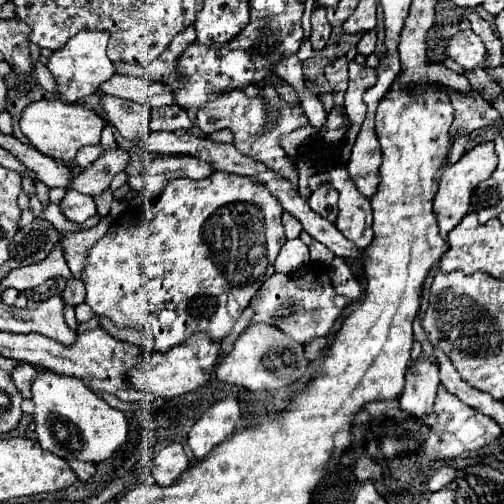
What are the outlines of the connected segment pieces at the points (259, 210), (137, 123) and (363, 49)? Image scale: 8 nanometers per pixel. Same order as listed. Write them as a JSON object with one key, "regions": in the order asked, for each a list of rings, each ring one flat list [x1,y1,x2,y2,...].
{"regions":[[[216,171,216,173,218,173,218,179,210,177,210,179,198,179,198,181,194,181,194,179,170,181,166,185,166,189,162,191,162,195,158,197,158,201,146,201,142,205,134,205,134,207,148,207,148,219,140,215,140,209,126,209,122,215,118,215,114,219,108,233,96,245,92,245,92,249,88,251,84,279,82,279,84,287,86,287,86,303,94,309,96,315,108,317,120,329,146,329,146,331,150,331,154,337,154,351,156,353,166,353,170,347,184,343,186,339,190,339,196,333,206,333,206,335,210,335,212,341,220,343,232,331,236,319,248,307,250,299,258,293,262,283,274,273,274,261,278,257,280,247,286,241,284,227,280,221,280,215,284,209,278,203,278,199,266,189,264,183,254,181,250,177,244,177,244,175,232,175,232,173,222,173,222,171]],[[100,95,100,105,106,115,110,115,110,123,126,137,138,139,150,133,150,107,140,105,136,101,126,101,112,95]],[[366,31,356,45,358,53,362,53,362,55,370,55,374,51,374,47,376,47,376,31]]]}

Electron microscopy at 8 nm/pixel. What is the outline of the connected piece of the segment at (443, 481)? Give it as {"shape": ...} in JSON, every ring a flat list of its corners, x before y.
{"shape":[[442,465,440,469,436,469,436,471,428,477,426,489,428,489,428,491,438,491,438,489,442,489,444,485,448,485,448,483,454,479,454,473,456,473,454,467]]}

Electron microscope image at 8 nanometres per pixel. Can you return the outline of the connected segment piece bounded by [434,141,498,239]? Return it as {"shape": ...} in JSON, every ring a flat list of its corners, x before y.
{"shape":[[482,141,482,143,474,145,470,151,466,151,456,163,446,165,442,169,438,193,434,197,434,213,436,213,438,227,440,227,440,233,442,233,444,239,446,239,446,233,452,231,460,223,460,219,468,213,472,191,476,189,478,183,482,183,482,181,486,181,486,177,490,177,490,173,496,169,496,163,498,163,498,157,496,157,496,151,494,151,494,143]]}

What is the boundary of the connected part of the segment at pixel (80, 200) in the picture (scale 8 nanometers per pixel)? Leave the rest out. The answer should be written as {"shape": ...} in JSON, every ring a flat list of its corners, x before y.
{"shape":[[68,189,62,203,60,203,62,213,66,215,66,219,76,221,76,223,84,223,88,217,92,217,96,213,96,205,94,199,90,195,78,193,74,189]]}

